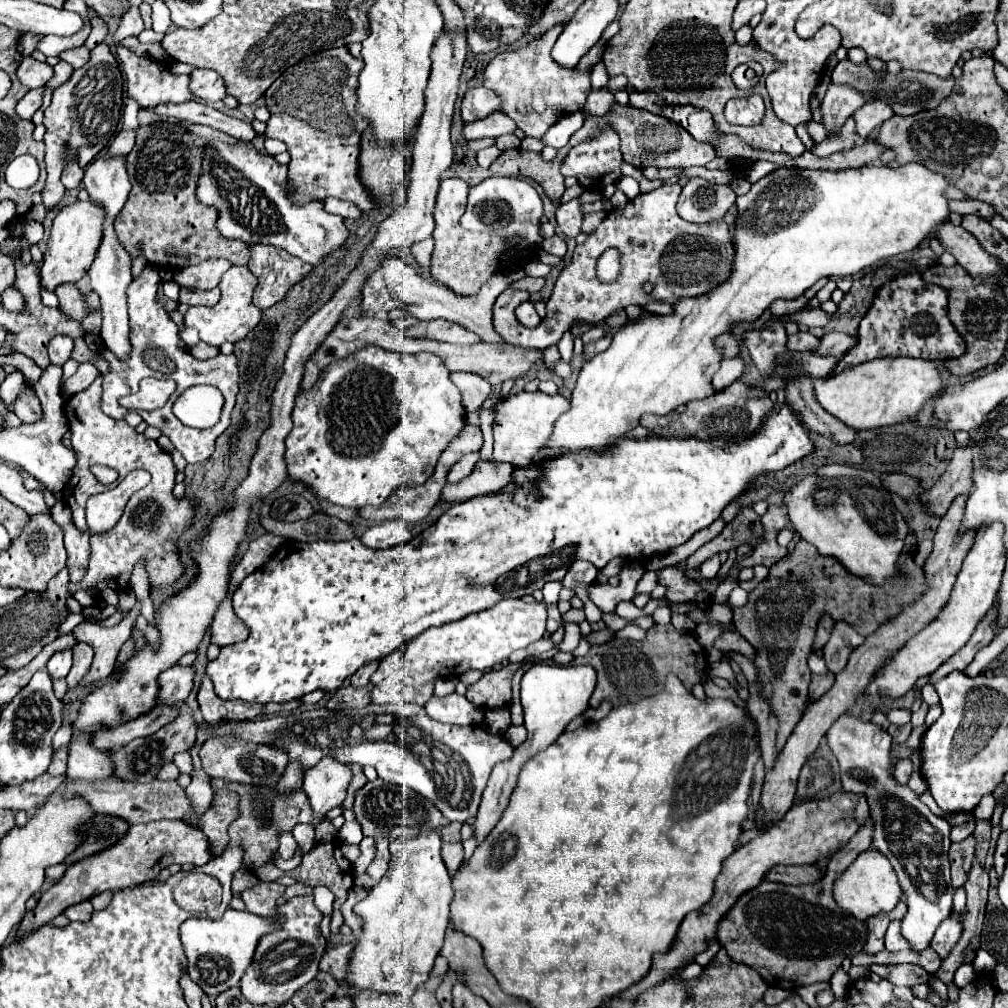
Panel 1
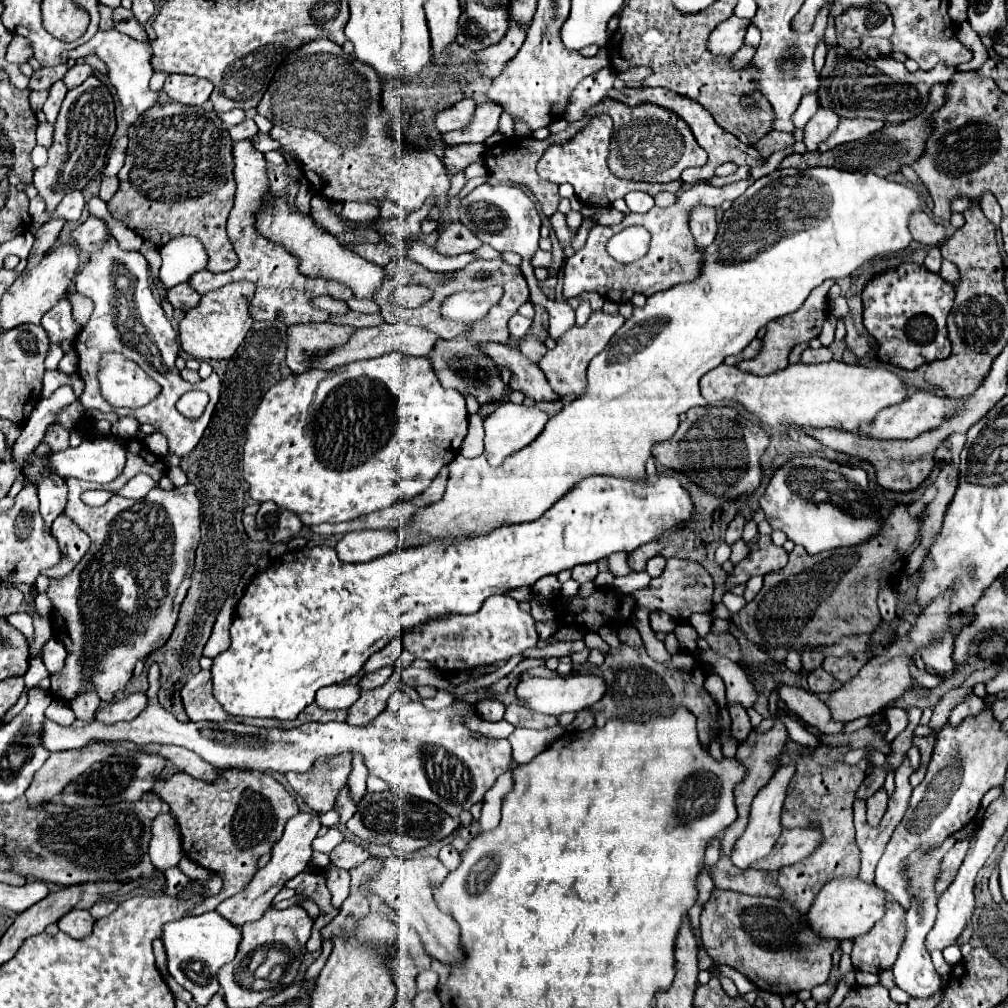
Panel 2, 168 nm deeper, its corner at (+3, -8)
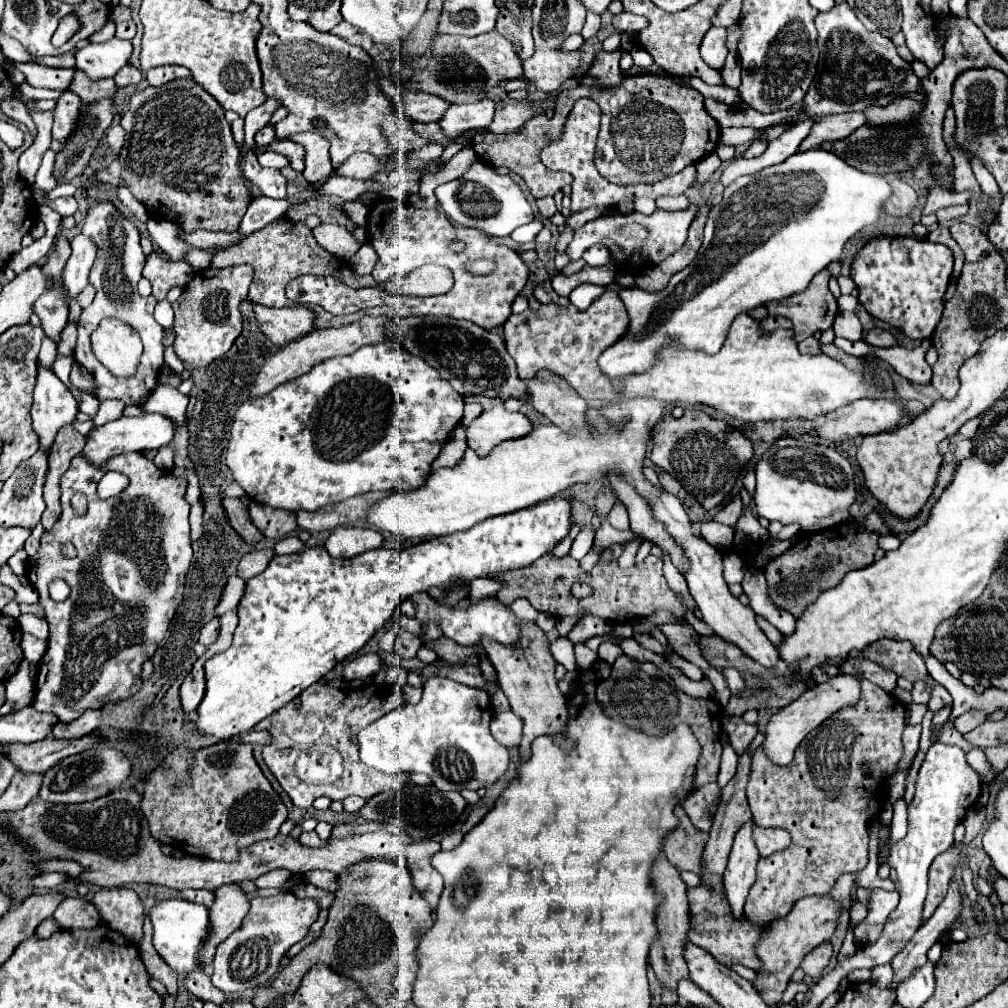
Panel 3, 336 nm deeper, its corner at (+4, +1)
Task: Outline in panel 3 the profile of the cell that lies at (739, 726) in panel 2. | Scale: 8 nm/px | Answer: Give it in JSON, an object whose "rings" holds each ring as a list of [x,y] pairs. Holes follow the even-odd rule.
{"rings":[[[725,718],[723,730],[729,734],[731,746],[735,748],[737,754],[741,754],[745,750],[745,746],[749,746],[757,734],[757,726],[751,726],[751,724],[743,722],[741,718]]]}

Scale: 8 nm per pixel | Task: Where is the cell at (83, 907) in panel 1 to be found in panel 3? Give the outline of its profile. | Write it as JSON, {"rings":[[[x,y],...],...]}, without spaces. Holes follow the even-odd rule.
{"rings":[[[65,898],[59,908],[55,910],[53,918],[59,922],[61,928],[95,928],[101,918],[95,906],[83,898]]]}

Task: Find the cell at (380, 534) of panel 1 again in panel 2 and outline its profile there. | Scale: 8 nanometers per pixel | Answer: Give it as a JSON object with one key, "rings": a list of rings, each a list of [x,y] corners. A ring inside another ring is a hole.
{"rings":[[[390,529],[378,531],[354,531],[346,533],[338,545],[336,553],[344,563],[364,563],[386,553],[392,553],[398,547],[398,535]]]}

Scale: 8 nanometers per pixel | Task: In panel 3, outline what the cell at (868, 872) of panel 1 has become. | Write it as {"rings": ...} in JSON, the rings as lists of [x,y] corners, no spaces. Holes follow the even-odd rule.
{"rings":[[[815,894],[801,898],[785,918],[779,918],[769,924],[767,934],[757,944],[757,954],[763,960],[763,972],[757,972],[755,980],[755,988],[765,996],[765,1000],[769,1000],[769,1004],[773,1006],[779,1004],[781,992],[787,988],[791,974],[795,972],[795,968],[799,968],[803,956],[811,952],[815,946],[829,942],[829,938],[837,930],[839,916],[843,910],[845,908],[841,900],[835,900],[829,894],[825,896]]]}

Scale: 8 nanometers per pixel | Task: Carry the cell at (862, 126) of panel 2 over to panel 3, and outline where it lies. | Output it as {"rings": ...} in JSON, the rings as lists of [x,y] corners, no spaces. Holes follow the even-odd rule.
{"rings":[[[845,112],[845,114],[837,114],[837,116],[823,116],[813,126],[813,132],[809,132],[809,136],[803,140],[801,150],[811,150],[825,140],[847,138],[851,132],[855,132],[857,128],[861,128],[865,124],[867,124],[865,112]]]}

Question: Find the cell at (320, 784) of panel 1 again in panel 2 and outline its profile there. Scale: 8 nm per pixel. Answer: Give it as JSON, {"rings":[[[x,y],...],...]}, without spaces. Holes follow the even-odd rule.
{"rings":[[[304,813],[304,815],[296,815],[292,817],[288,823],[286,823],[286,829],[284,829],[284,835],[282,839],[274,845],[272,849],[272,859],[268,861],[268,865],[264,865],[262,869],[256,871],[254,879],[250,881],[250,885],[246,885],[246,889],[242,889],[242,893],[236,893],[234,897],[228,897],[226,901],[222,901],[216,911],[226,919],[230,921],[234,927],[242,927],[244,923],[250,923],[250,921],[256,921],[262,917],[262,913],[272,905],[272,899],[274,895],[284,887],[284,883],[288,879],[292,879],[294,875],[298,875],[310,861],[312,857],[312,839],[316,837],[320,829],[320,819],[312,813]]]}

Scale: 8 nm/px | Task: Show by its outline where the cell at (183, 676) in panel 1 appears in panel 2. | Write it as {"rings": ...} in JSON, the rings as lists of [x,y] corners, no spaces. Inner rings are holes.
{"rings":[[[134,693],[118,703],[110,703],[106,707],[100,707],[96,711],[96,721],[102,721],[104,725],[112,725],[118,721],[132,721],[148,703],[146,693]]]}

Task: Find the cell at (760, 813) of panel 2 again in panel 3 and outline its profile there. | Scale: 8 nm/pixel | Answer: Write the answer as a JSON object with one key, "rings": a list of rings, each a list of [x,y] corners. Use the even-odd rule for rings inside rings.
{"rings":[[[745,822],[733,842],[733,850],[729,856],[727,870],[723,874],[723,884],[727,890],[727,900],[735,916],[743,914],[743,904],[747,900],[747,892],[755,880],[755,866],[759,860],[759,850],[753,840],[755,824]]]}

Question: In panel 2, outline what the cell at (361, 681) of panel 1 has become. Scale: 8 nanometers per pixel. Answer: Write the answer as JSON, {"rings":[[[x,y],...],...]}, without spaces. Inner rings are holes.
{"rings":[[[398,637],[398,639],[394,639],[390,645],[386,645],[384,649],[380,649],[378,653],[374,653],[374,655],[366,661],[366,665],[364,665],[362,673],[370,673],[370,671],[382,669],[382,667],[386,667],[386,665],[394,665],[394,663],[396,663],[396,659],[400,657],[402,649],[404,649],[402,639],[400,639],[400,637]]]}

